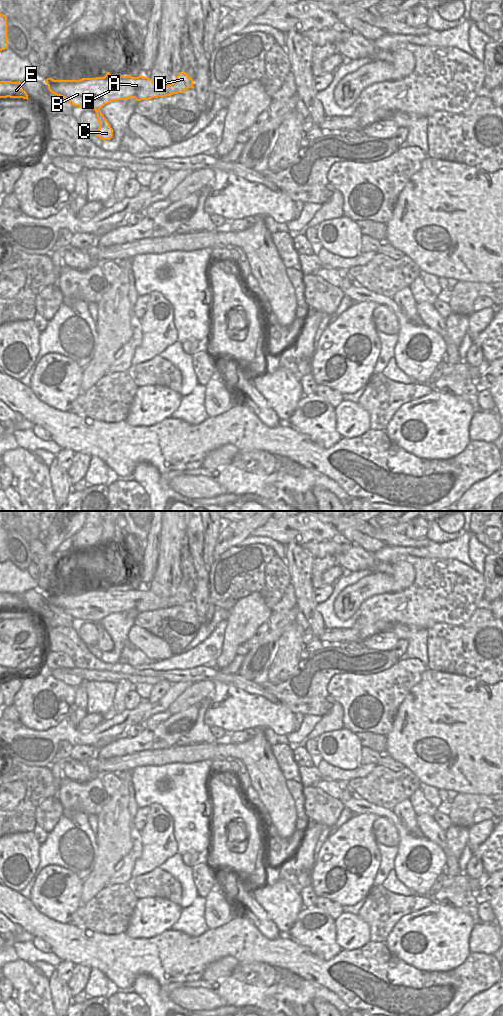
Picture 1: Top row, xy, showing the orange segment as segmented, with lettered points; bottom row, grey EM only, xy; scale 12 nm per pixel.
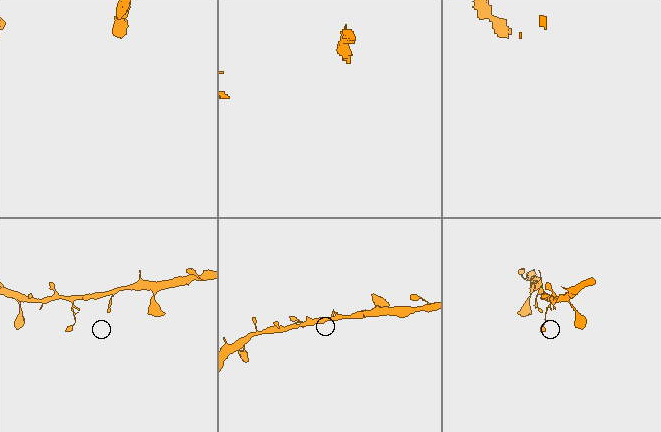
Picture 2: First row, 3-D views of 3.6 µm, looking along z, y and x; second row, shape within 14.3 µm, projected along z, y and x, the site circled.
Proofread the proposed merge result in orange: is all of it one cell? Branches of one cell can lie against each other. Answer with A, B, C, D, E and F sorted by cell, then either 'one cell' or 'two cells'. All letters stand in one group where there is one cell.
A B C D E F | one cell

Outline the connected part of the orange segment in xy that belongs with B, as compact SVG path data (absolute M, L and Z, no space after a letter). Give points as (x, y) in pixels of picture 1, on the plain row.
M107 584L104 589L82 590L80 592L54 592L47 590L48 602L80 620L91 620L96 623L99 634L97 648L102 652L113 649L113 641L100 621L118 612L135 610L137 613L171 608L193 600L193 591L185 584L180 584L175 593L168 598L153 594L141 588L112 588Z

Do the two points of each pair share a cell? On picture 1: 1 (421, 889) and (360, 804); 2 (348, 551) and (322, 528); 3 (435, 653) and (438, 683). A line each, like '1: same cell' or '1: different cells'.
1: same cell
2: different cells
3: different cells

